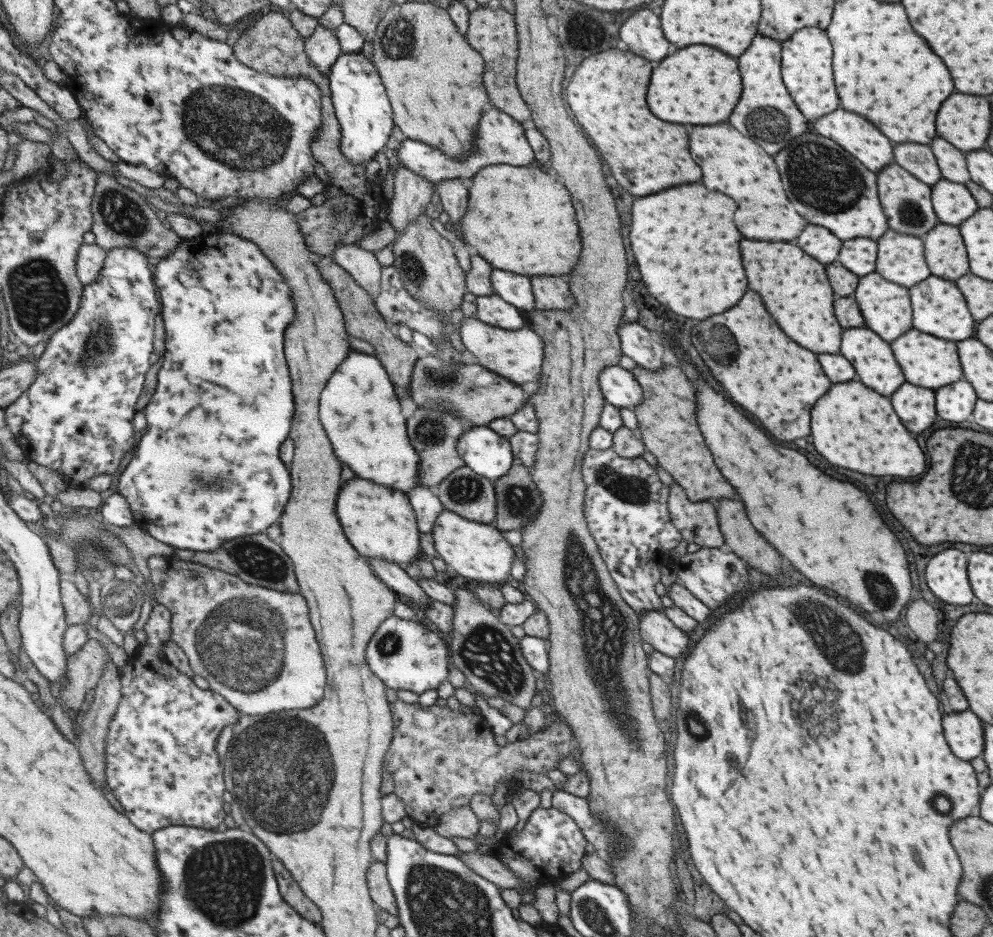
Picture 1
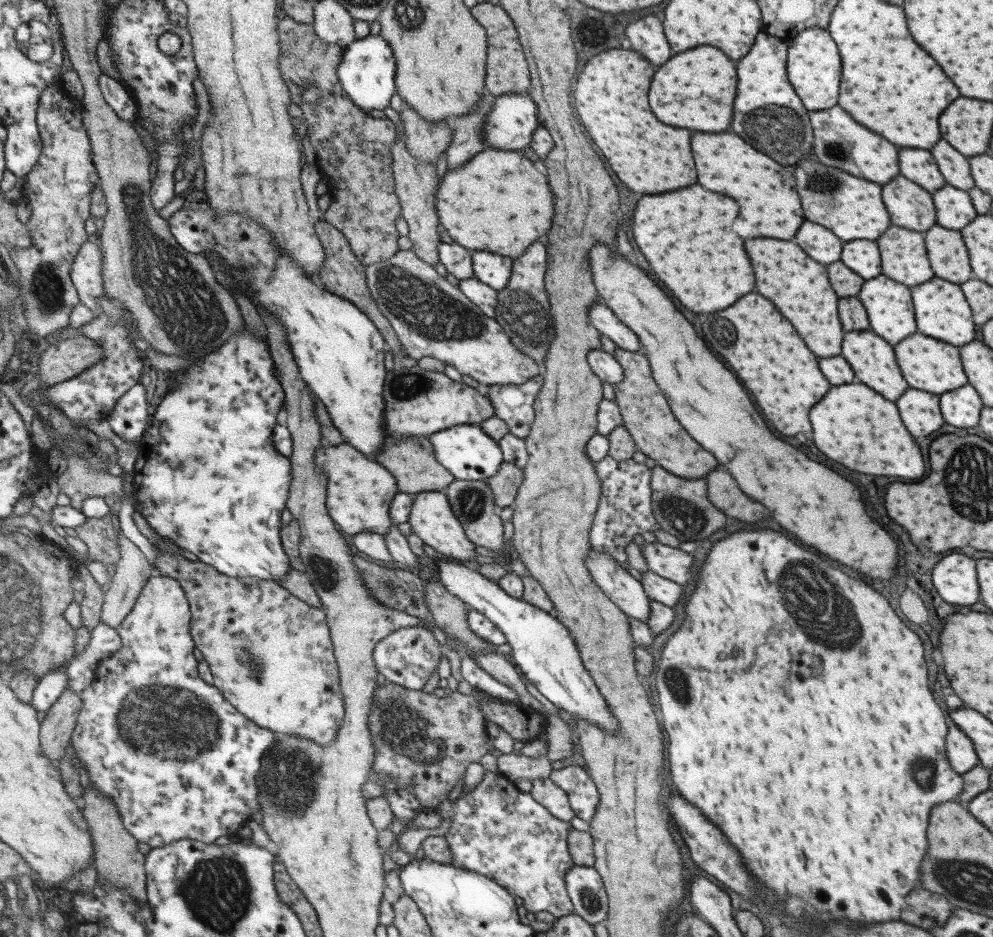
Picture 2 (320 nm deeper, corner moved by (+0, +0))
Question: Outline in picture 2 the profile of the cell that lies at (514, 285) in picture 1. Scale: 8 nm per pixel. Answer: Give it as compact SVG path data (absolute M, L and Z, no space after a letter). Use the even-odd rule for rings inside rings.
M473 250L472 261L474 264L475 277L496 291L506 286L511 276L512 259L483 250Z

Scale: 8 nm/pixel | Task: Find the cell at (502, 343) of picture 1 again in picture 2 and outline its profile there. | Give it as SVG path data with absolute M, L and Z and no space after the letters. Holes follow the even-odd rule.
M412 248L399 251L389 260L368 265L366 276L372 296L391 321L409 357L418 361L425 356L432 356L444 364L454 366L461 374L471 376L482 388L493 384L523 384L528 378L541 373L530 356L518 351L498 321L485 316L482 308L465 296L460 287L443 278L432 264L423 260Z

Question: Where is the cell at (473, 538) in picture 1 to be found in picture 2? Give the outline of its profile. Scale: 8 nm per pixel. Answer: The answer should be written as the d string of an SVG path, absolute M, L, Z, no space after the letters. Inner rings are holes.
M425 491L418 493L413 501L409 523L412 531L422 538L427 545L431 546L438 552L444 554L449 559L467 561L482 561L480 555L476 555L476 544L469 540L466 528L463 526L459 517L454 513L454 509L450 504L450 500L445 491Z

